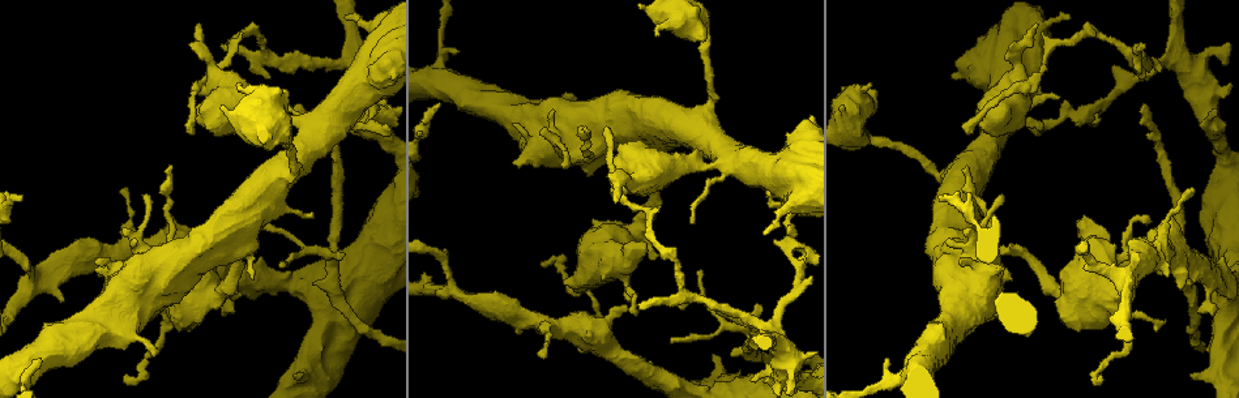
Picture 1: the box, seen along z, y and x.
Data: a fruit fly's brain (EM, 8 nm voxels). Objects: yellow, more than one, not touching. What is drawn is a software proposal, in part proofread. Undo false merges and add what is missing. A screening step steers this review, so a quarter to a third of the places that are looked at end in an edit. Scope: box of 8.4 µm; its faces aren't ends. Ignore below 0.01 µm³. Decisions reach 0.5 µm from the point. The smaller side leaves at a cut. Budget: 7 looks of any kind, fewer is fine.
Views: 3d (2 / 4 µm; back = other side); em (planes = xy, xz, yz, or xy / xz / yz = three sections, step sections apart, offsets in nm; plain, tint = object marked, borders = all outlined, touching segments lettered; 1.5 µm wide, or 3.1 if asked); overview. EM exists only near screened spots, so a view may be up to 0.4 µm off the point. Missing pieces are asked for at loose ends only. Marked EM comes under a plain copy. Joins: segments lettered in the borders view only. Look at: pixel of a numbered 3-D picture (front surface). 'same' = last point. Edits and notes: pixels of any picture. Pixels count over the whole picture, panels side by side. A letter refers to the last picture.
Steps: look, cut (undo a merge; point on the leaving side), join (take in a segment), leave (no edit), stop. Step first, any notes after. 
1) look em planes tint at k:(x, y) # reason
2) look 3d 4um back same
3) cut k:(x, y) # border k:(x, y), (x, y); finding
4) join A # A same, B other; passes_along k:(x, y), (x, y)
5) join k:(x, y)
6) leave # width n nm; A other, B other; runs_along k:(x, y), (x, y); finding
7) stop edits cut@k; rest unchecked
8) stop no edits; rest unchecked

look em planes borders at 1:(336, 259) # an open end

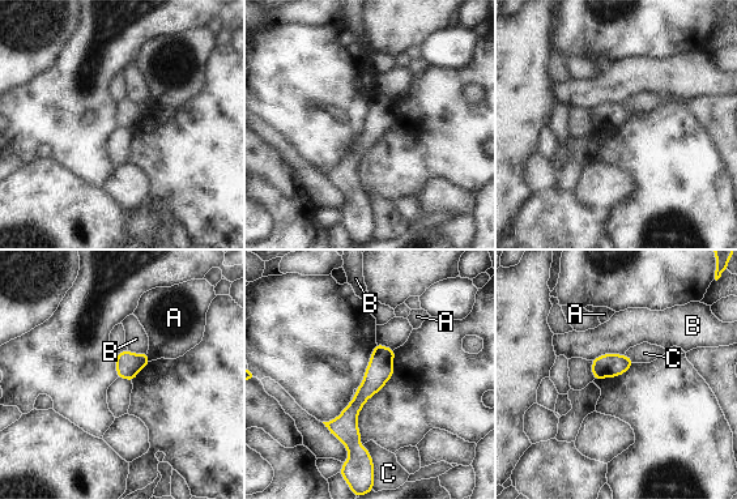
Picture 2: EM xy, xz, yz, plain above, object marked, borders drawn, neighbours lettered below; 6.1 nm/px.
leave # A other, B other, C other; runs_along 2:(379, 348), (379, 371), (350, 412), (357, 452); none of them fits

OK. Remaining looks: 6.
look em yz step 4 tint at 1:(381, 100) # branch point

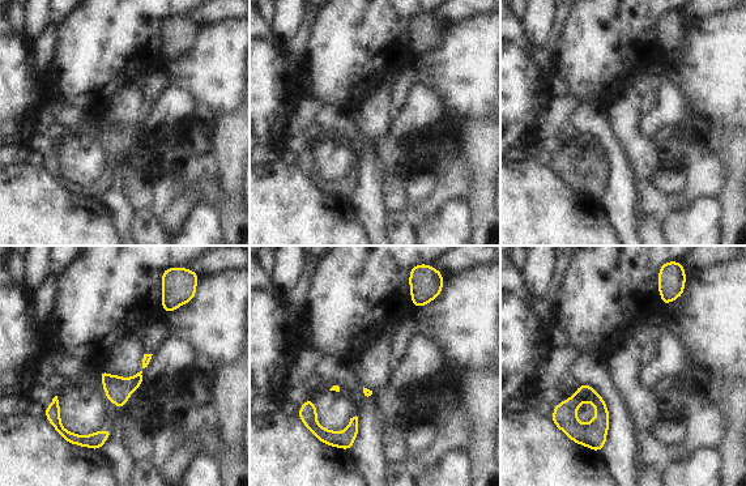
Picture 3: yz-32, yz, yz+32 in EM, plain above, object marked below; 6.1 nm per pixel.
look em planes borders same

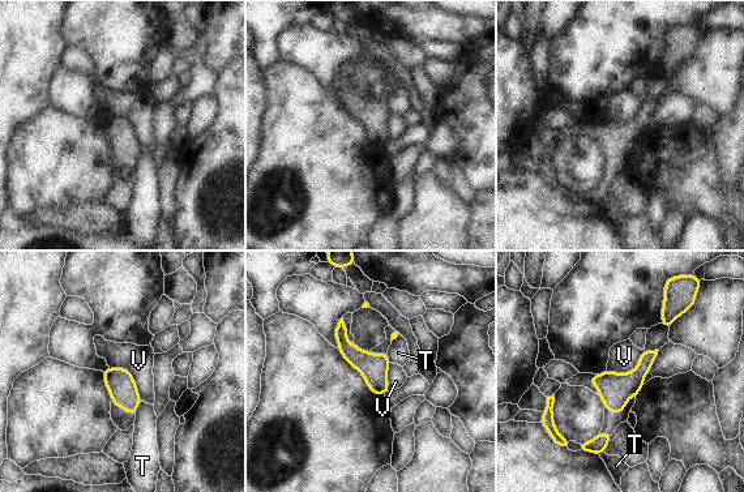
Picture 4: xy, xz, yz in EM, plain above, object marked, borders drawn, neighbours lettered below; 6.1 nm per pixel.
leave # T other, V other; one cell here

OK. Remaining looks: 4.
look 3d 4um at 1:(1142, 103) # tapers out

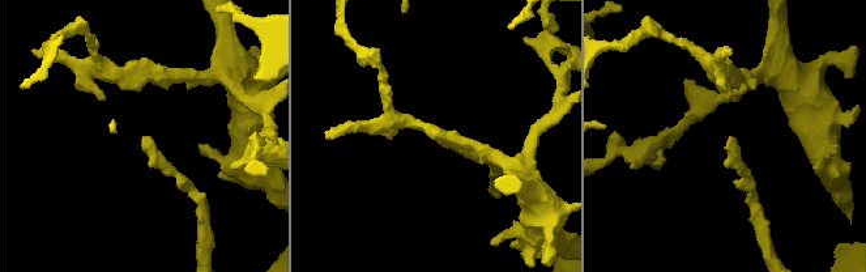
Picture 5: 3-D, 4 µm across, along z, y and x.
look em xy step 4 borders at 5:(145, 140)

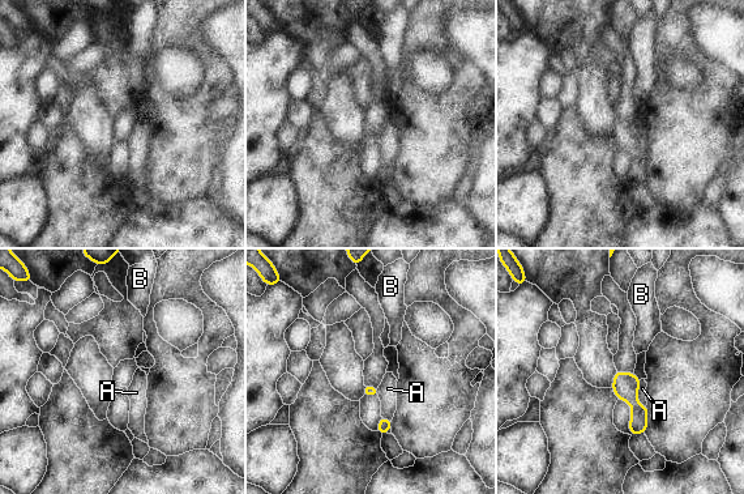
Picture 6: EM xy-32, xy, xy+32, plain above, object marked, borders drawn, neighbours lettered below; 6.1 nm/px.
look em planes borders same # another direction

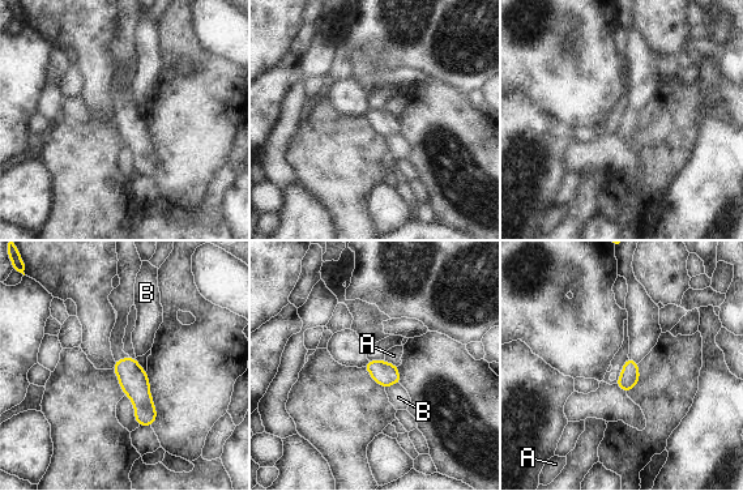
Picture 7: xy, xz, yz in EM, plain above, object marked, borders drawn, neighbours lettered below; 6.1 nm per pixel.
leave # width 120 nm; A other, B other; border 7:(398, 381), (385, 388); no lettered segment goes on from it

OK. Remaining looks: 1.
stop no edits; rest unchecked

